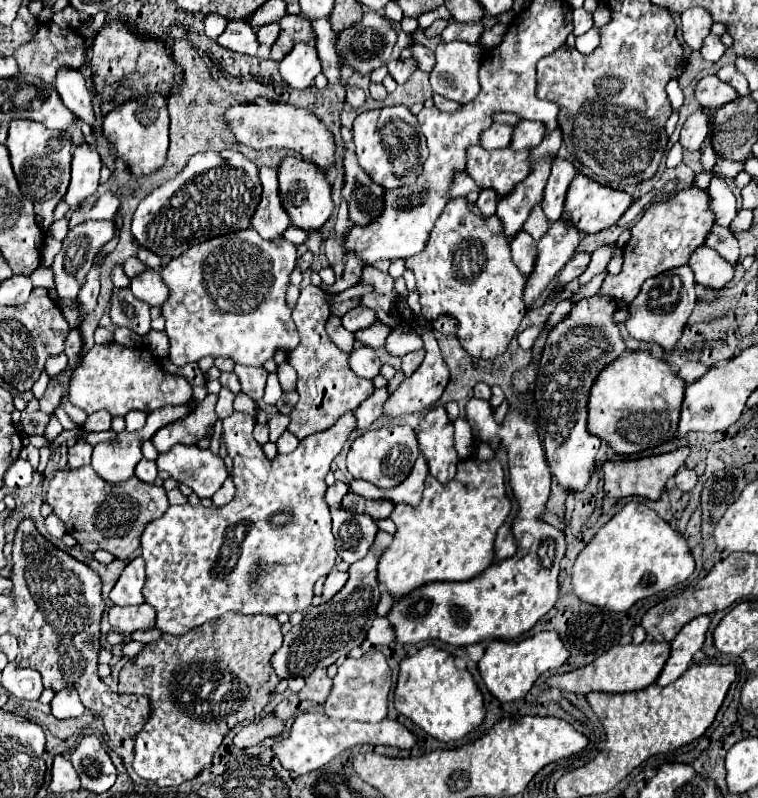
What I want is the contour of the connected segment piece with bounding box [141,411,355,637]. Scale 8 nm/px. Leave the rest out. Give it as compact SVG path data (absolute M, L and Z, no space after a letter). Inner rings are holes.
M235 411L233 415L229 415L227 419L223 419L223 439L225 439L225 445L227 445L227 453L229 457L233 459L233 479L235 479L235 497L231 503L227 503L225 507L203 507L203 505L197 505L197 507L191 507L191 505L179 505L179 507L169 507L167 513L151 523L145 525L145 531L141 535L141 557L145 559L145 565L147 565L147 577L145 577L145 587L143 587L143 597L149 605L155 607L157 611L157 629L161 629L163 633L169 633L169 635L185 635L189 633L193 627L199 627L211 619L217 619L221 617L223 613L227 611L235 611L235 613L243 613L243 615L279 615L279 613L295 613L295 611L305 611L309 605L311 605L311 599L313 599L313 585L319 577L325 577L329 575L329 571L333 569L335 565L335 559L337 559L337 549L335 549L335 537L331 533L331 515L329 515L329 505L325 501L325 475L329 473L329 465L331 461L335 459L335 455L343 449L349 433L355 429L355 419L353 419L353 413L345 413L343 417L339 417L339 421L321 431L321 433L313 433L305 439L301 439L299 447L289 453L289 455L277 455L275 459L267 459L267 455L263 453L263 447L253 439L253 425L255 425L255 419L245 415L245 413L239 413Z

